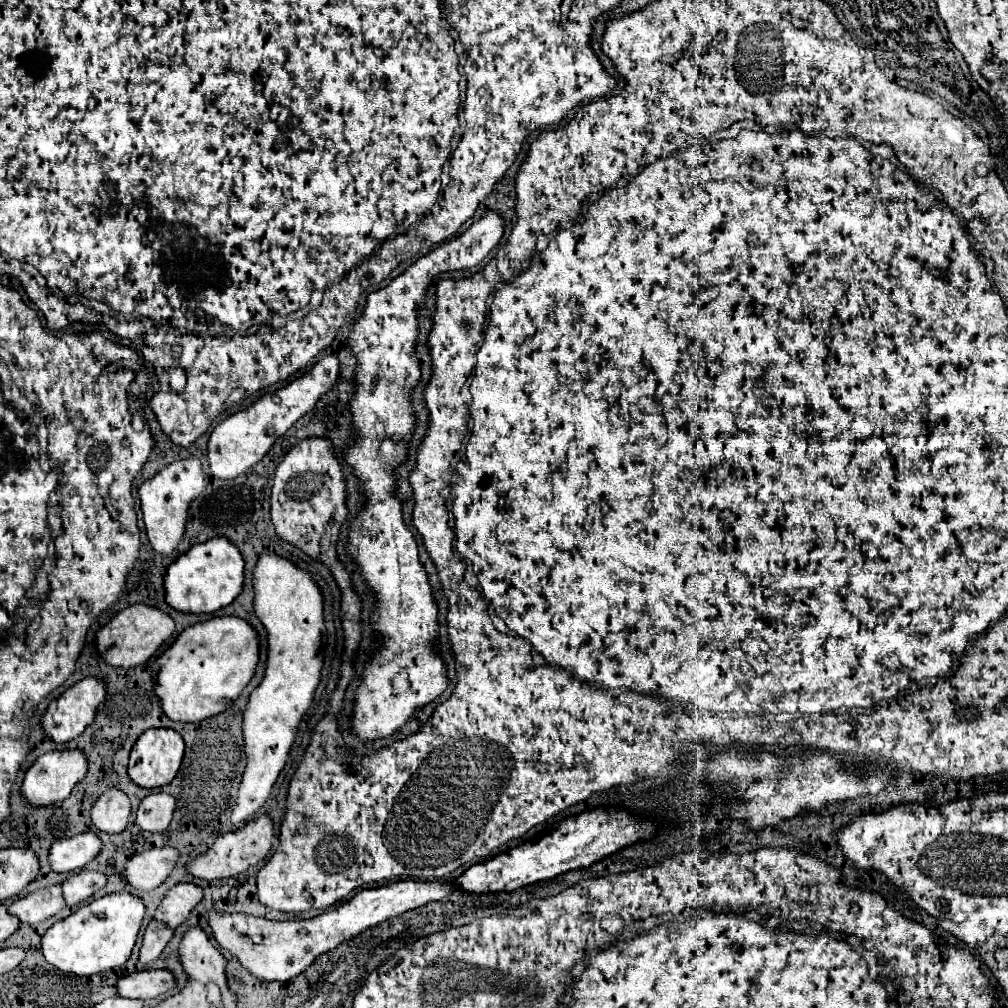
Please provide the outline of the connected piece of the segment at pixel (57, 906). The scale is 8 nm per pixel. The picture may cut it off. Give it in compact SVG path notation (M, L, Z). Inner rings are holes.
M48 886L48 888L34 890L24 898L14 900L8 906L8 912L24 924L36 924L58 914L64 906L66 904L60 896L60 886Z

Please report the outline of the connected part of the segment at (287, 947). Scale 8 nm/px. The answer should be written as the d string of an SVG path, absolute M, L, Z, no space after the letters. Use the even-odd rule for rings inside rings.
M396 880L390 884L382 884L378 888L366 888L360 890L352 900L344 902L342 906L324 912L310 920L286 920L286 922L274 922L266 918L256 918L248 914L228 914L228 912L216 912L208 910L208 924L212 928L212 934L216 942L230 950L240 964L252 972L254 976L262 980L276 980L276 982L288 982L290 978L304 972L312 960L316 960L320 954L334 950L344 940L354 938L356 934L374 928L376 924L400 916L408 910L420 908L432 900L440 900L446 894L454 890L452 884L440 886L438 882L418 882L418 880ZM252 934L262 934L264 942L260 946L252 944Z

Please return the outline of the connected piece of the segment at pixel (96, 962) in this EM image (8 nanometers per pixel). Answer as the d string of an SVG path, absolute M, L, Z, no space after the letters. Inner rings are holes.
M124 890L96 898L46 930L46 934L42 936L44 960L54 968L76 976L92 976L120 968L126 964L136 944L144 910L146 908L142 900Z

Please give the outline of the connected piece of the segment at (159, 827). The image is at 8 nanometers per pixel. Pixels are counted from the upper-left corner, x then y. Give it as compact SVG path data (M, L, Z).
M158 792L146 796L136 808L136 824L146 832L164 832L172 820L174 800L172 796Z

